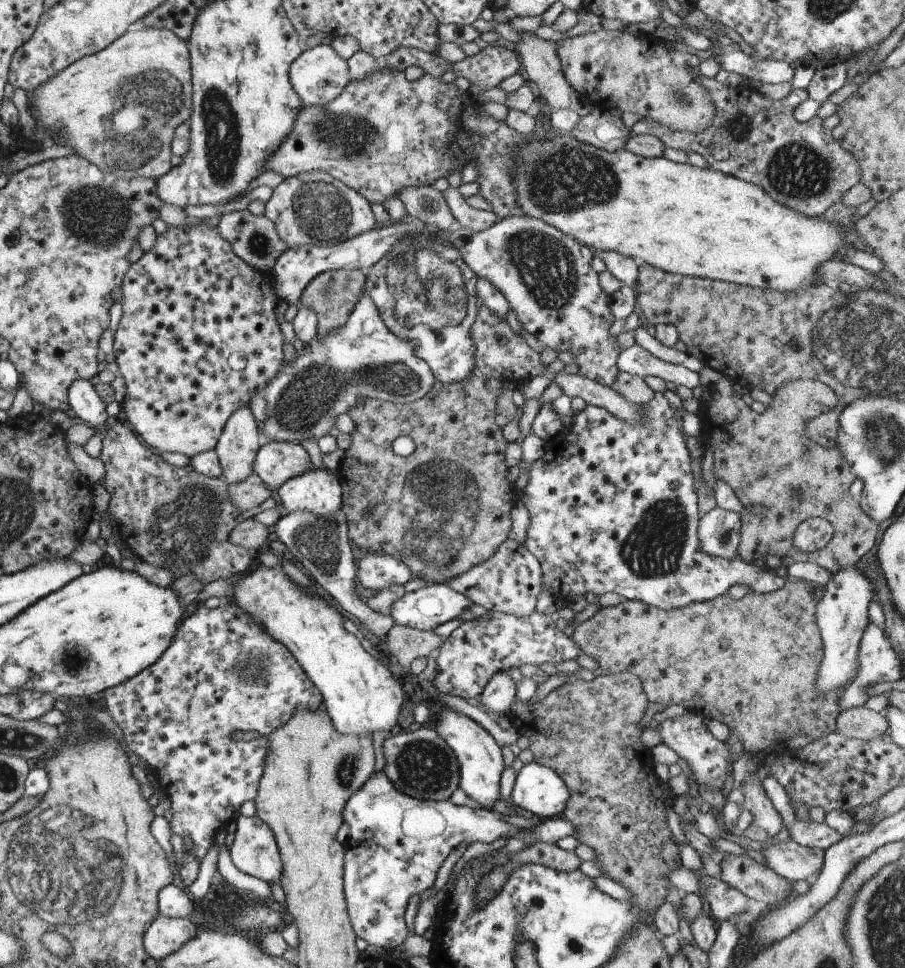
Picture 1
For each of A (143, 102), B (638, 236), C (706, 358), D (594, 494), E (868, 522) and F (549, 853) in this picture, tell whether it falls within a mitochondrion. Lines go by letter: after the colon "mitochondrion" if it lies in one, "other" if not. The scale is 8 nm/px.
A: mitochondrion
B: other
C: other
D: other
E: other
F: other

